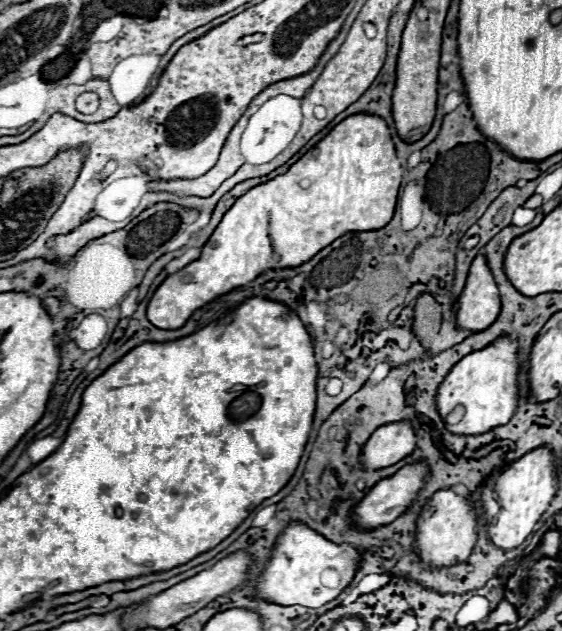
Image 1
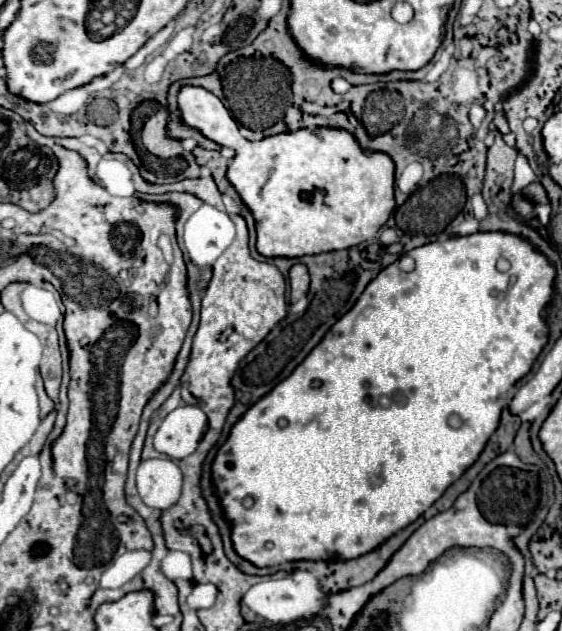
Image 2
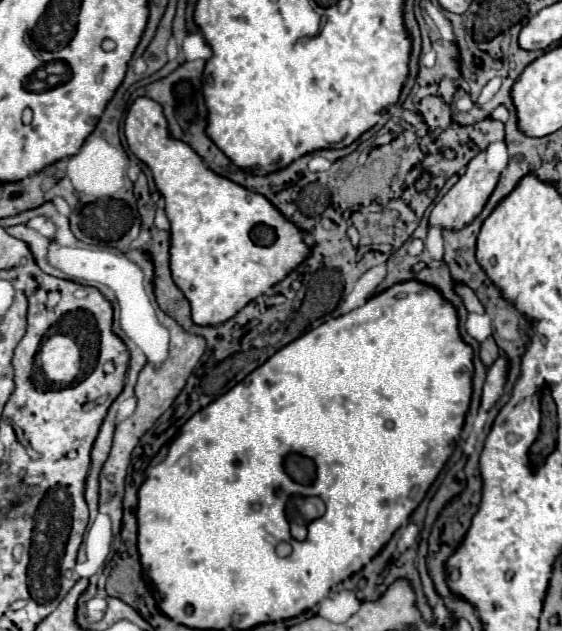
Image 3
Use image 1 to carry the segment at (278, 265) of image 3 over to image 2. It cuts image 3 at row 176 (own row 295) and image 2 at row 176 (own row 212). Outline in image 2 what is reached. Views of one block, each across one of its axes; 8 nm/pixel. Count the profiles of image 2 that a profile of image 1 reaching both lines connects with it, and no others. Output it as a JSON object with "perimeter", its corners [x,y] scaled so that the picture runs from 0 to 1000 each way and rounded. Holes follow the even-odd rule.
{"perimeter":[[[324,136],[320,146],[317,146],[317,177],[320,177],[320,187],[331,200],[352,206],[359,216],[367,216],[370,222],[391,228],[391,231],[402,231],[402,235],[413,235],[420,244],[416,250],[409,254],[406,260],[406,288],[420,298],[420,304],[427,307],[431,314],[431,323],[448,336],[452,342],[452,352],[456,352],[456,396],[473,406],[473,409],[537,409],[544,403],[569,403],[569,399],[591,399],[591,396],[616,396],[616,393],[626,393],[626,390],[637,390],[658,377],[669,374],[669,368],[687,355],[687,349],[694,345],[694,339],[701,336],[705,330],[705,320],[701,320],[701,257],[690,244],[680,244],[680,241],[665,241],[665,244],[648,244],[644,235],[637,231],[637,225],[630,222],[630,216],[616,206],[598,206],[598,203],[562,203],[562,206],[527,206],[527,209],[502,209],[502,212],[491,212],[491,216],[480,216],[480,219],[466,219],[463,225],[445,225],[438,219],[431,219],[420,206],[416,206],[416,187],[409,184],[409,177],[402,174],[402,168],[395,165],[391,155],[384,155],[377,146],[370,146],[367,139],[356,139],[356,136]]]}

